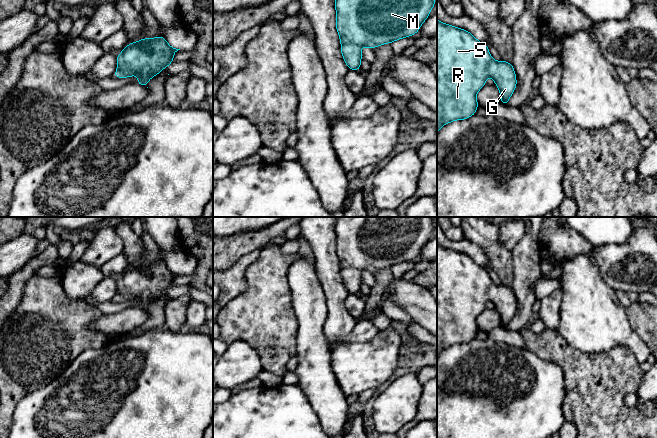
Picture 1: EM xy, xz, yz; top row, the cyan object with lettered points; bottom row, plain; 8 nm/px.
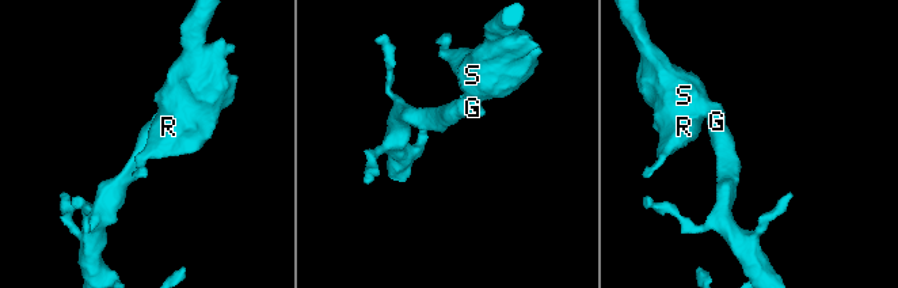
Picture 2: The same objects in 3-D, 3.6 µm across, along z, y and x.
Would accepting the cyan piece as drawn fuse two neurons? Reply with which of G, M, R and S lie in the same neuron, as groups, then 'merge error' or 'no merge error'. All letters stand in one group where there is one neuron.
G M R S; no merge error

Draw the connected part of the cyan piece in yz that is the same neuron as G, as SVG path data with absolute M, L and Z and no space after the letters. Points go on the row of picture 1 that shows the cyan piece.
M437 19L437 134L442 126L475 115L479 107L477 93L486 85L489 76L499 89L500 102L509 105L508 101L517 86L511 62L494 60L488 46L469 31Z

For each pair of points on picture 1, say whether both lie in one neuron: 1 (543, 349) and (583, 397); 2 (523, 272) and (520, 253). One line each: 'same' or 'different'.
1: same
2: same

